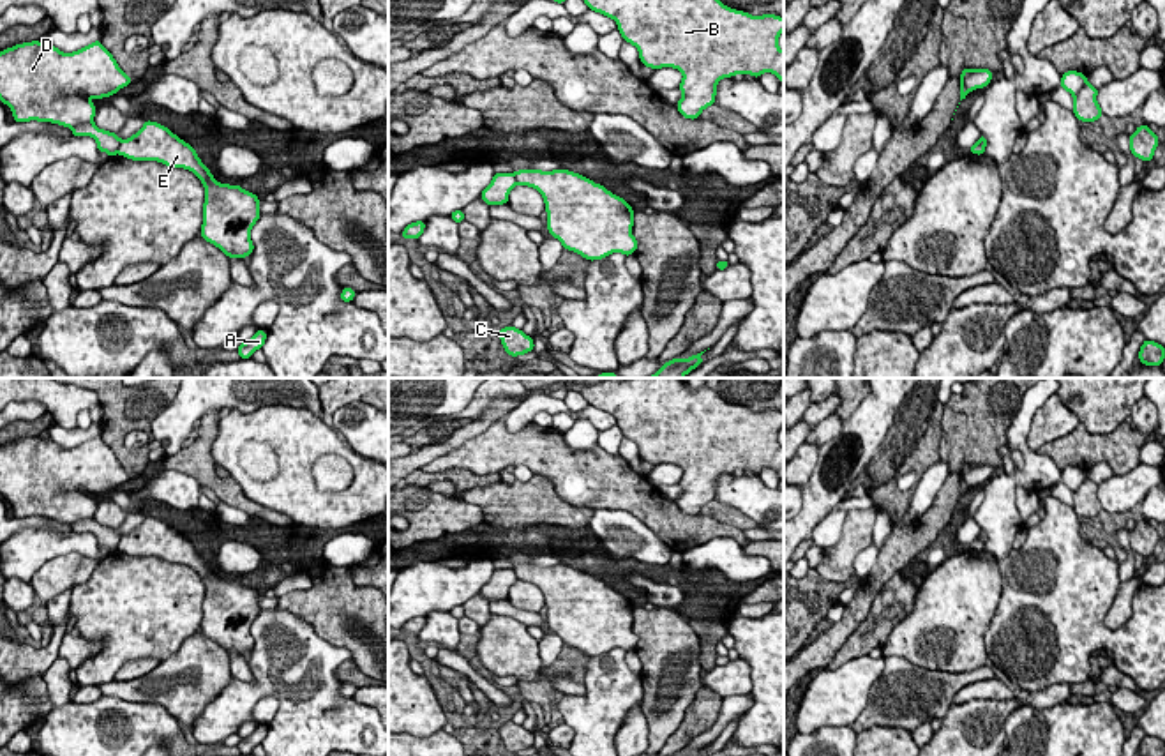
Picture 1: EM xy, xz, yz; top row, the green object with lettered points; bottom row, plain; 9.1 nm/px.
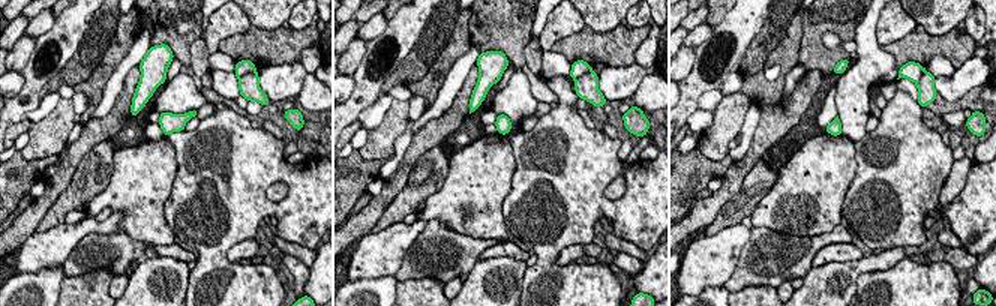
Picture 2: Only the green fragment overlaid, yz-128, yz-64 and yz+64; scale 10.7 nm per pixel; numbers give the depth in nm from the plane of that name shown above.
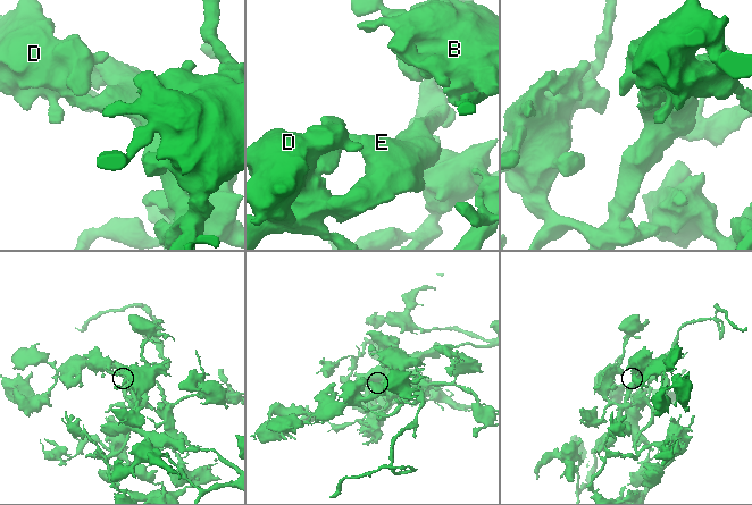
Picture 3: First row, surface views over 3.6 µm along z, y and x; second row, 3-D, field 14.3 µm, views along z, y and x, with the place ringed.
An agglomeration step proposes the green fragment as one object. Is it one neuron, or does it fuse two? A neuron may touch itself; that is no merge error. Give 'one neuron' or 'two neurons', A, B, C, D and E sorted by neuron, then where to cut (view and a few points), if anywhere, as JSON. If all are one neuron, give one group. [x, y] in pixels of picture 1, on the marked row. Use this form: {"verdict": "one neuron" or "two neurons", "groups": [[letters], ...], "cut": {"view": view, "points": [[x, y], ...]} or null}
{"verdict": "two neurons", "groups": [["A", "B", "C", "D"], ["E"]], "cut": {"view": "yz", "points": [[1086, 82], [1074, 96]]}}

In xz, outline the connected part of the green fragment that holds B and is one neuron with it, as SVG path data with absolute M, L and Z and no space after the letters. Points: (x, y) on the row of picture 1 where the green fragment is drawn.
M584 0L584 4L616 21L625 42L639 51L643 65L653 71L662 67L678 69L683 74L680 90L683 97L676 102L681 117L695 120L701 111L715 104L717 85L722 78L771 72L784 83L784 51L778 48L778 35L784 32L784 18L777 14L752 16L745 11L729 9L720 0Z

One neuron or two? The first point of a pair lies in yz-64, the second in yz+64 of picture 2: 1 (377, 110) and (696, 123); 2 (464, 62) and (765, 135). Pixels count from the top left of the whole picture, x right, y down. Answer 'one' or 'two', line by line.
1: one
2: two

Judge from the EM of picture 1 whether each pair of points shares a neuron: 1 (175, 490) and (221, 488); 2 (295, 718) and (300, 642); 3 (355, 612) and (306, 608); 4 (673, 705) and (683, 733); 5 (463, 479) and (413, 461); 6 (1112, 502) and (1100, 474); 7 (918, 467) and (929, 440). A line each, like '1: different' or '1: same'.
1: different
2: same
3: same
4: different
5: different
6: different
7: same

